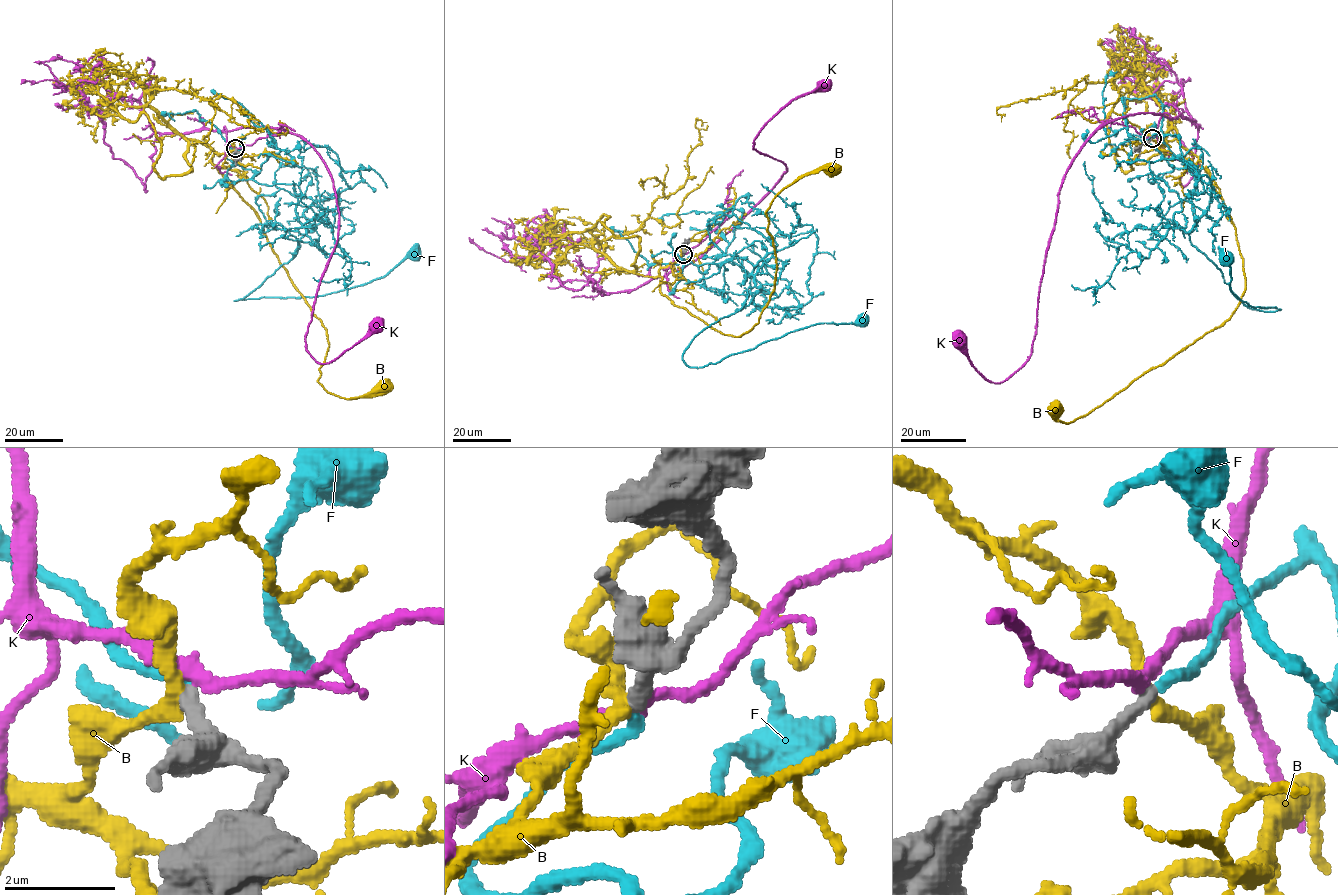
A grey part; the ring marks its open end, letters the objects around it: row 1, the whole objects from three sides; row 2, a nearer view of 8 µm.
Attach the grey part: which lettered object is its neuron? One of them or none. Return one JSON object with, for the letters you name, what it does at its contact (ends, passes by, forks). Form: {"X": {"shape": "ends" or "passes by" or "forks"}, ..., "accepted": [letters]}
{"F": {"shape": "ends"}, "accepted": ["F"]}

